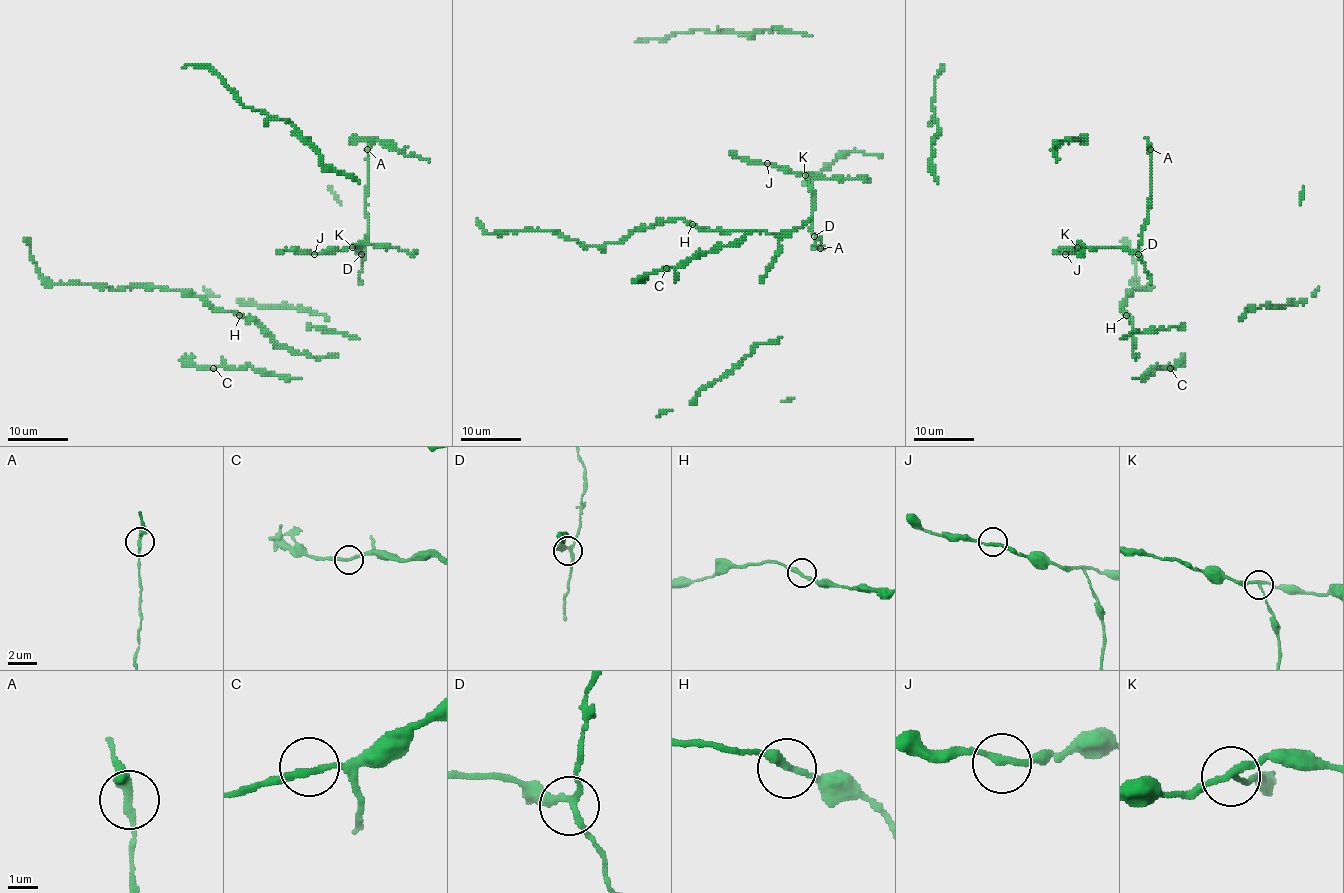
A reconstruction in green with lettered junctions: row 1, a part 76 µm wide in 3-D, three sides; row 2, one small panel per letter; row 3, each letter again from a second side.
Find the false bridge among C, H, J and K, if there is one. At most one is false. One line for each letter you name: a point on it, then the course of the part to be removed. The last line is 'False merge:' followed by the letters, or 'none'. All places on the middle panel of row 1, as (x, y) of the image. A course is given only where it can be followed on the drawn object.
K: at (805, 175); foreign part runs (805, 175), (813, 196), (811, 231), (820, 239), (820, 250), (820, 243)
False merge: K

